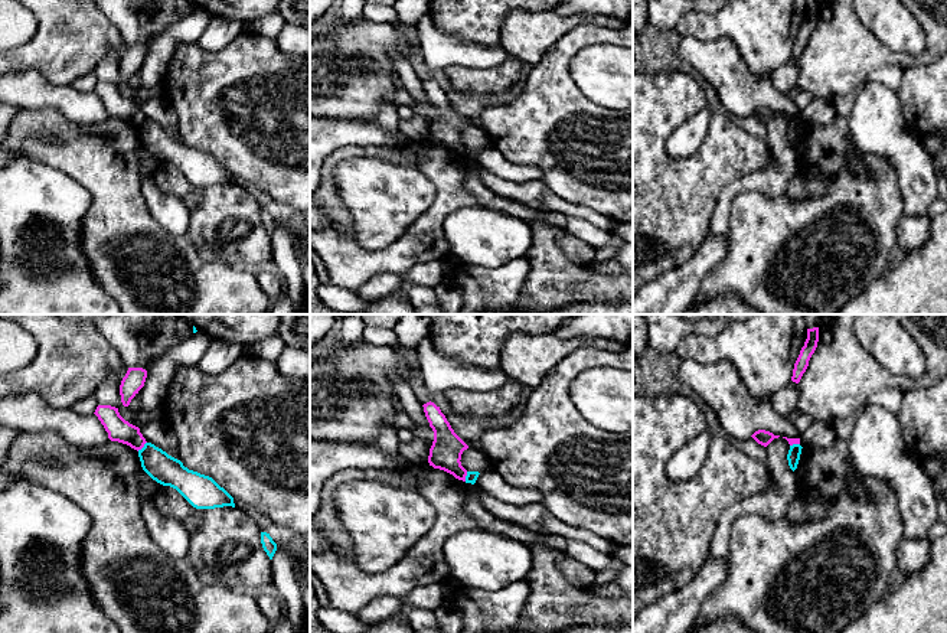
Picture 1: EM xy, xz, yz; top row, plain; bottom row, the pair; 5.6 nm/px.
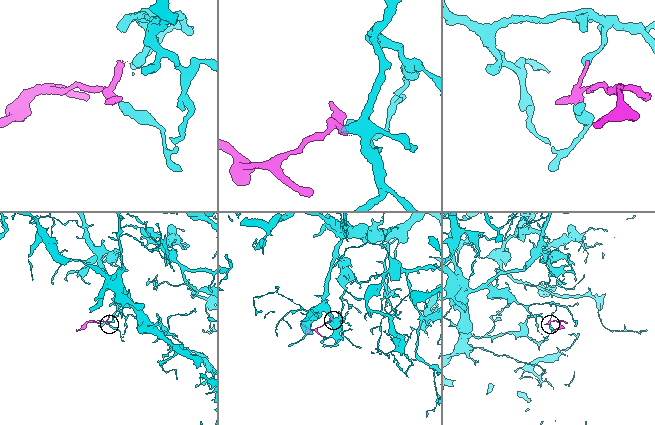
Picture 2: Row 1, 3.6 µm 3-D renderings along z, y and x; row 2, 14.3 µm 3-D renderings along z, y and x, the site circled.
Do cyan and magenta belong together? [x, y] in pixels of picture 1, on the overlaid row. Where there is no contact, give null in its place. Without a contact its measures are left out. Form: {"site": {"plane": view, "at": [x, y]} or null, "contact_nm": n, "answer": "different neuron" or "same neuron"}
{"site": {"plane": "xy", "at": [143, 447]}, "contact_nm": 80, "answer": "different neuron"}

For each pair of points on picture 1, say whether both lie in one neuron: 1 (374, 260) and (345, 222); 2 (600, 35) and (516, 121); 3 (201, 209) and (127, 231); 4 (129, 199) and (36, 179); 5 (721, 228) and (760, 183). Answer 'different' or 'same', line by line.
1: same
2: same
3: different
4: different
5: same

